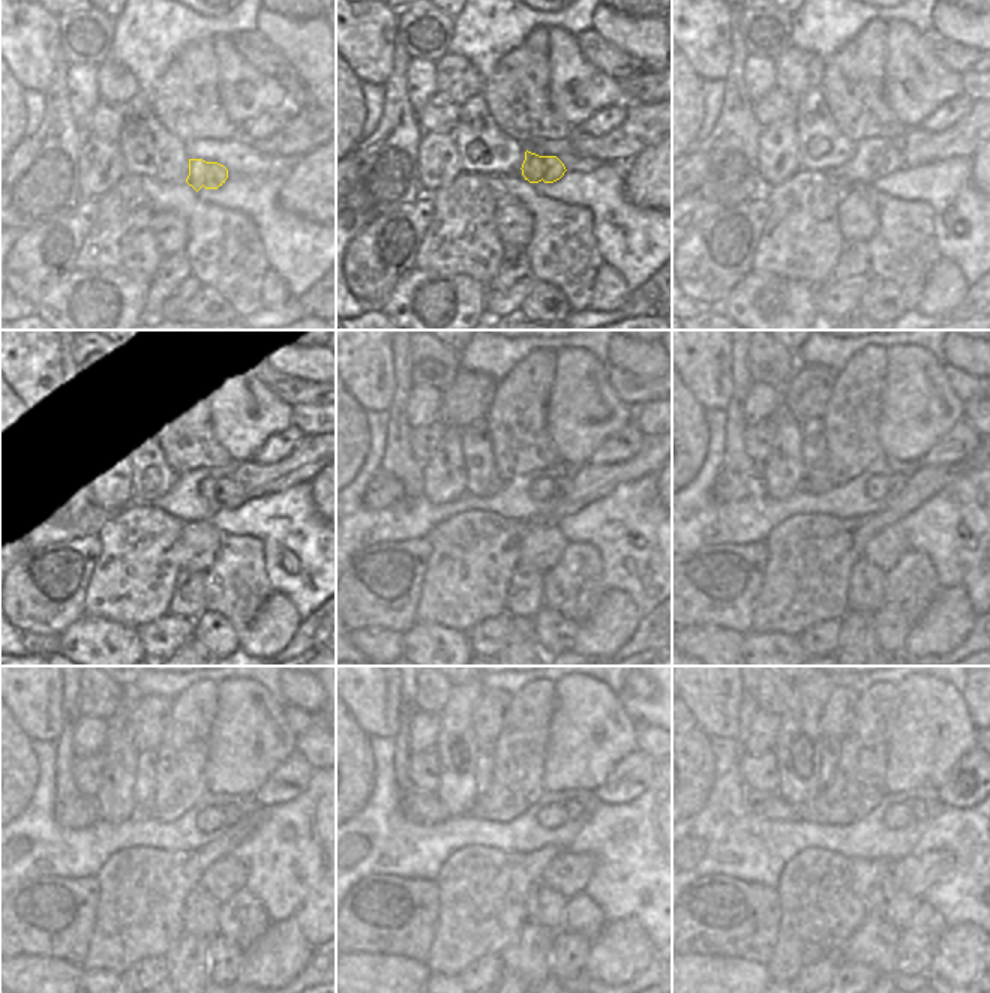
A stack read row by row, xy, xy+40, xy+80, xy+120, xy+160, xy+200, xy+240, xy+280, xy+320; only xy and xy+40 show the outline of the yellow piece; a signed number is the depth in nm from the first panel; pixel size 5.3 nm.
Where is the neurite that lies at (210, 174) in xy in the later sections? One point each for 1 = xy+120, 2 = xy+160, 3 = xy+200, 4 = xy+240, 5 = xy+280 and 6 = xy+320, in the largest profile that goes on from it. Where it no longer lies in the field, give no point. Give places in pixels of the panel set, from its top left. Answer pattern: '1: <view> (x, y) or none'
1: xy+120 (222, 489)
2: xy+160 (560, 485)
3: xy+200 (899, 482)
4: xy+240 (233, 813)
5: xy+280 (587, 801)
6: xy+320 (923, 800)

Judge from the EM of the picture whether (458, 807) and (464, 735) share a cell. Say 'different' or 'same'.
same

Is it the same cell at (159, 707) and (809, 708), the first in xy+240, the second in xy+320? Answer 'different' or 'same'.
different

